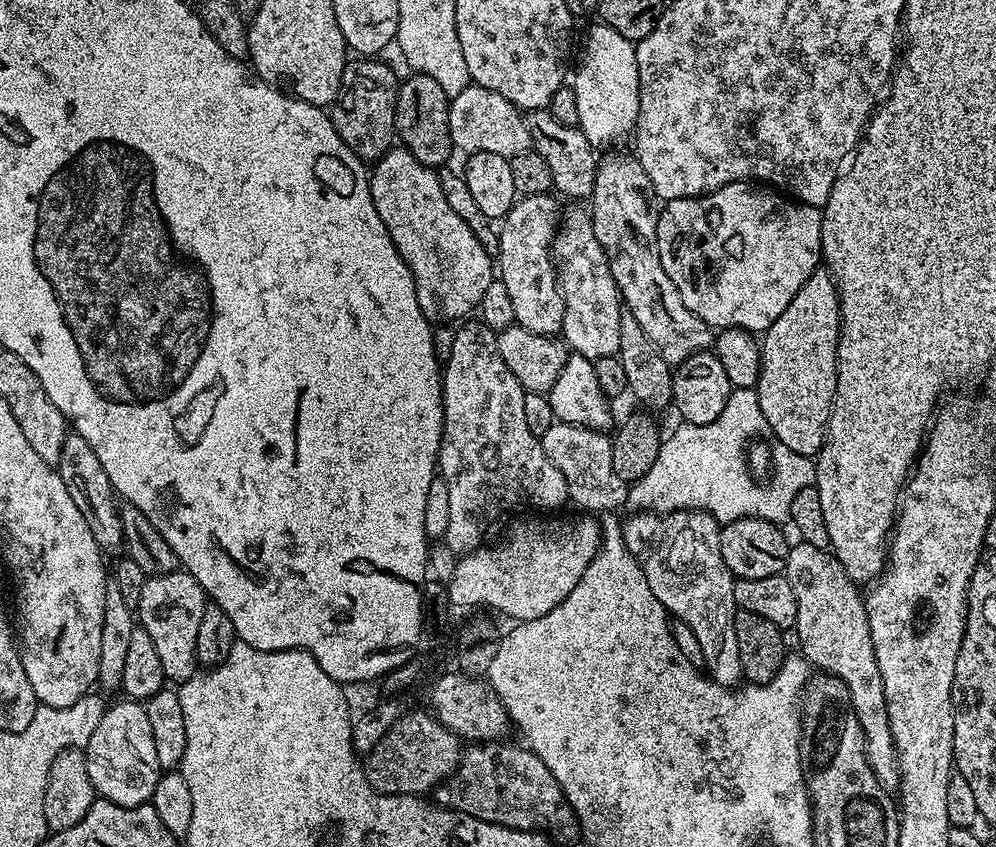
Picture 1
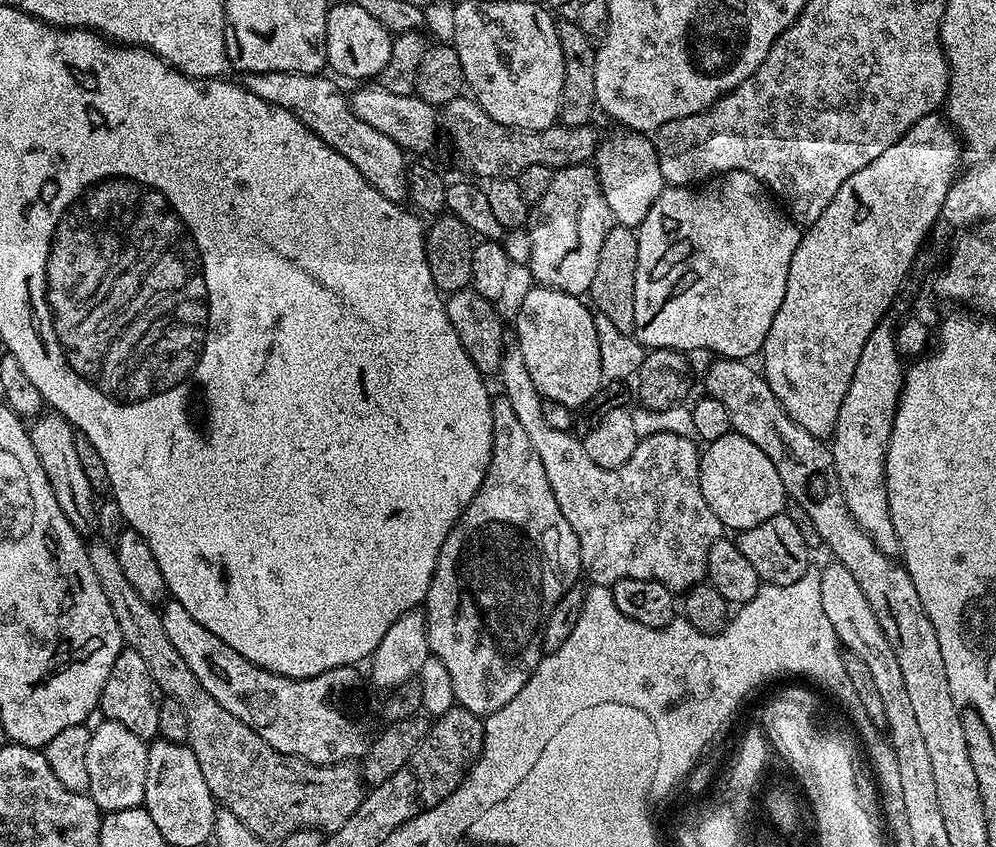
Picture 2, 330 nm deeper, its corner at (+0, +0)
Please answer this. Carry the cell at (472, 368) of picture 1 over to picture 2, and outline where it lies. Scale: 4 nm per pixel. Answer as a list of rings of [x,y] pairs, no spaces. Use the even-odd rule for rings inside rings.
[[[503,394],[493,399],[492,417],[494,418],[494,446],[488,472],[482,478],[482,486],[478,494],[470,502],[470,506],[466,506],[466,510],[458,518],[450,534],[446,534],[446,542],[442,542],[442,550],[436,559],[436,569],[422,605],[422,611],[428,617],[429,653],[441,659],[446,666],[453,683],[455,703],[481,718],[502,710],[502,706],[506,706],[506,702],[510,702],[510,698],[514,698],[514,694],[518,694],[518,690],[526,686],[530,674],[538,667],[542,659],[542,633],[548,615],[552,613],[566,589],[573,587],[579,581],[576,579],[581,579],[582,576],[578,538],[570,522],[566,522],[566,514],[562,514],[562,506],[558,506],[558,498],[554,498],[554,490],[550,490],[550,478],[546,478],[546,469],[542,467],[542,458],[538,458],[538,450],[534,450],[526,429],[522,427],[522,422],[518,422],[518,414],[514,414],[514,406],[510,406],[510,402]]]

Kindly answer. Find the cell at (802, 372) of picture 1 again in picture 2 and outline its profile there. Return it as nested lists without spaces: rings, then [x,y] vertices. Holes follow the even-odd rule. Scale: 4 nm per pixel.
[[[933,114],[918,118],[918,122],[914,126],[910,126],[910,130],[902,138],[898,138],[898,142],[894,142],[894,146],[882,150],[882,154],[878,154],[878,158],[874,158],[874,162],[862,166],[862,170],[858,170],[858,174],[850,174],[850,178],[846,178],[846,182],[842,182],[838,194],[834,194],[830,206],[826,206],[826,210],[822,210],[822,214],[813,224],[807,225],[803,229],[798,242],[798,250],[794,250],[794,258],[790,258],[790,274],[786,278],[786,298],[782,298],[782,306],[778,310],[778,314],[774,314],[774,322],[770,322],[770,334],[766,334],[766,342],[762,349],[762,357],[764,356],[762,375],[764,381],[770,386],[770,390],[774,390],[774,398],[778,398],[778,402],[782,402],[786,414],[790,414],[790,418],[794,422],[798,422],[798,426],[810,430],[810,434],[821,438],[831,437],[834,426],[838,422],[838,410],[842,406],[842,398],[846,398],[846,390],[850,390],[850,378],[854,378],[854,366],[858,366],[862,346],[866,346],[866,338],[870,338],[874,326],[878,326],[881,320],[885,319],[887,312],[884,311],[891,306],[892,299],[895,298],[896,291],[899,290],[900,283],[904,280],[904,275],[911,270],[912,263],[916,260],[916,251],[919,250],[920,243],[928,234],[928,227],[935,220],[941,219],[940,211],[946,202],[946,194],[961,167],[961,165],[959,166],[960,152],[962,153],[961,141],[943,115]]]

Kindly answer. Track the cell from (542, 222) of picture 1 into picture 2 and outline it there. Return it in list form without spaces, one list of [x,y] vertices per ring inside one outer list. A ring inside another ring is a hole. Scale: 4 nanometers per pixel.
[[[575,164],[569,168],[558,168],[552,173],[550,190],[530,212],[531,224],[528,228],[530,238],[530,258],[527,265],[532,271],[532,279],[537,285],[554,290],[562,290],[571,296],[583,297],[594,282],[594,270],[598,270],[598,253],[602,251],[602,242],[613,223],[610,206],[607,205],[595,167],[588,164]]]

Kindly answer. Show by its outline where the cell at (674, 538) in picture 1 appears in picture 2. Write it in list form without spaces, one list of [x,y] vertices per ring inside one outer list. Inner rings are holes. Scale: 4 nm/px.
[[[518,346],[505,347],[500,363],[498,379],[502,394],[514,406],[518,422],[526,429],[538,458],[542,458],[542,467],[546,469],[546,478],[550,478],[550,490],[566,514],[566,522],[574,530],[580,547],[580,566],[585,577],[589,576],[592,584],[611,586],[622,578],[646,578],[657,580],[671,588],[673,593],[683,594],[695,584],[707,577],[706,558],[714,541],[721,539],[722,525],[718,515],[714,514],[699,486],[699,466],[701,449],[696,449],[697,441],[690,436],[679,436],[673,432],[659,432],[643,437],[637,443],[630,462],[617,468],[603,468],[590,458],[586,458],[584,445],[572,432],[554,430],[542,418],[544,397],[534,386],[530,370],[526,370],[526,361]]]

